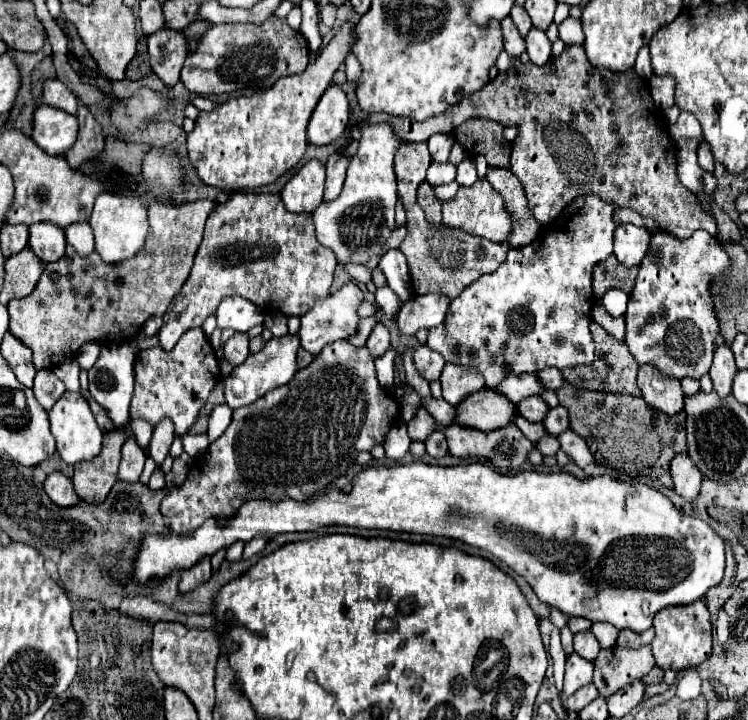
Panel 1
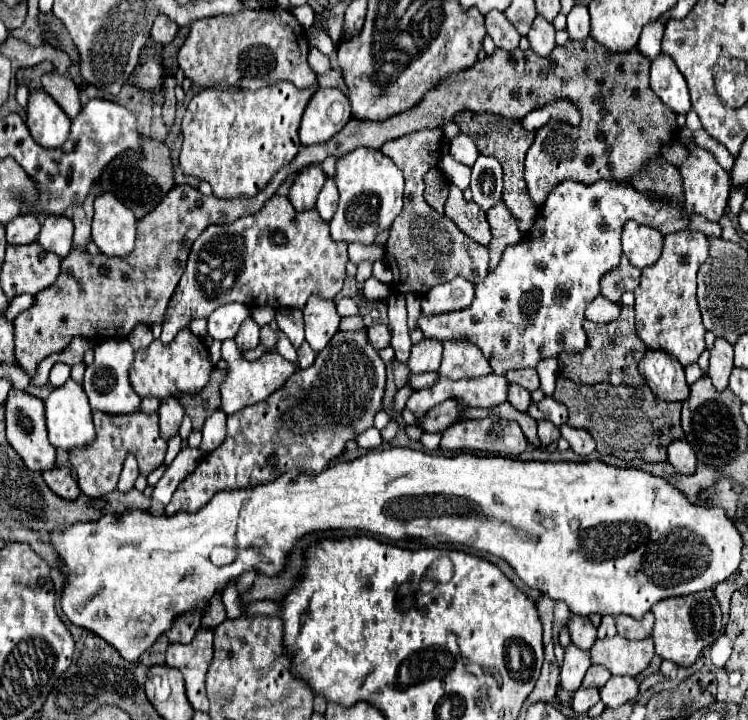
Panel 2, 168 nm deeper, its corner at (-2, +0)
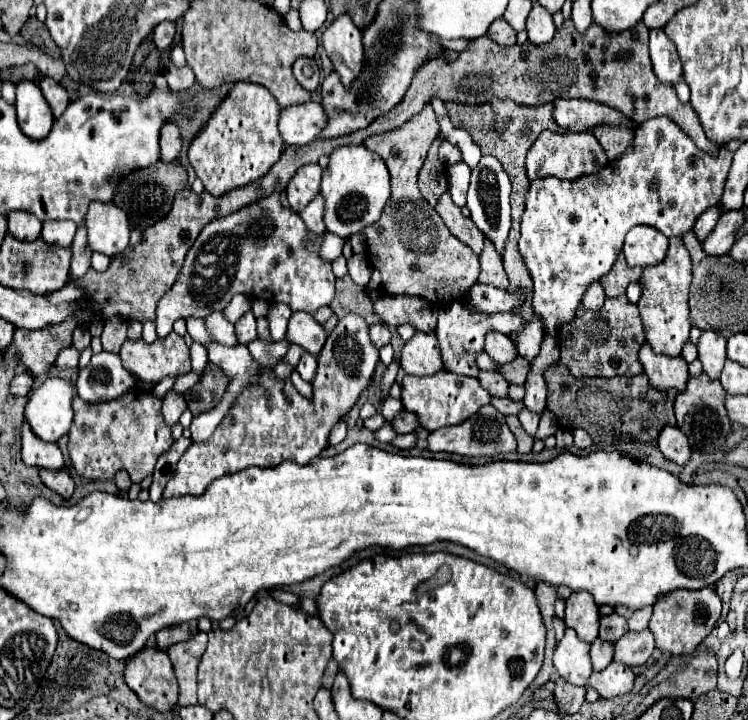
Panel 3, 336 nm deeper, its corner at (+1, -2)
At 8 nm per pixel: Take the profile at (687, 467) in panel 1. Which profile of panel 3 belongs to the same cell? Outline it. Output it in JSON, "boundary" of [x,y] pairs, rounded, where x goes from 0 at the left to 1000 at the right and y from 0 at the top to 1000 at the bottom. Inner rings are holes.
{"boundary":[[[888,592],[888,597],[880,606],[880,622],[893,639],[904,644],[917,644],[922,639],[920,608],[906,592]]]}

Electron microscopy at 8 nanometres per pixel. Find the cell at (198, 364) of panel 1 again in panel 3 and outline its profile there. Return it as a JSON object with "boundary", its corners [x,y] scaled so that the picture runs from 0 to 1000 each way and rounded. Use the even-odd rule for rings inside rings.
{"boundary":[[[235,461],[203,478],[195,478],[190,469],[168,472],[160,497],[166,511],[193,531],[214,531],[222,522],[241,522],[257,514],[251,481]]]}

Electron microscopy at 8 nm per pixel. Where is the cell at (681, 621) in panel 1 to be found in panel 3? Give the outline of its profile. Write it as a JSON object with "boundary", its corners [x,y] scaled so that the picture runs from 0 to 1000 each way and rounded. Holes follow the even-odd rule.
{"boundary":[[[955,817],[936,819],[901,819],[893,831],[880,831],[874,839],[874,853],[869,858],[869,875],[877,886],[877,900],[898,911],[920,911],[930,897],[949,881],[955,867],[963,858],[965,836]]]}

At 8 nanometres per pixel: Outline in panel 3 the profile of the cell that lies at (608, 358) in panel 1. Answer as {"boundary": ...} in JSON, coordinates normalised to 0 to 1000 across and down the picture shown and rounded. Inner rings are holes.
{"boundary":[[[837,411],[810,414],[807,425],[799,431],[783,431],[775,422],[767,444],[749,453],[743,469],[751,486],[749,503],[757,506],[765,522],[770,525],[781,522],[818,525],[824,519],[850,522],[858,517],[853,486],[861,478],[861,456],[853,436],[853,425],[840,419]]]}

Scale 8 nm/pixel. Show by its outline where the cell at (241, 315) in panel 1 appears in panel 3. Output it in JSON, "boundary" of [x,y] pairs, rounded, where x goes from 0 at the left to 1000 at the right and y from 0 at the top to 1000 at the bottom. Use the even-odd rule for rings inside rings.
{"boundary":[[[297,433],[281,436],[275,442],[275,453],[278,453],[278,461],[283,464],[283,469],[289,469],[289,475],[294,475],[299,481],[316,481],[318,478],[316,464],[313,464],[313,453],[305,444],[299,444]]]}

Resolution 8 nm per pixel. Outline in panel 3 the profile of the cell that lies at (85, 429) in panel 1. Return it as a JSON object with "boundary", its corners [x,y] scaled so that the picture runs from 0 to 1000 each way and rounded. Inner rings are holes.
{"boundary":[[[64,525],[51,536],[35,561],[35,586],[43,600],[59,614],[78,614],[96,592],[96,550],[102,547],[99,531],[83,525]]]}

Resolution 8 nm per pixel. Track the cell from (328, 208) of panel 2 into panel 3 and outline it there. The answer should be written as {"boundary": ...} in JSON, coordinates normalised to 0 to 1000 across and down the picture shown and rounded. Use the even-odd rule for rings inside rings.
{"boundary":[[[428,269],[401,294],[401,303],[412,317],[412,331],[422,331],[436,322],[430,308],[430,294],[433,294],[433,275],[428,275]]]}

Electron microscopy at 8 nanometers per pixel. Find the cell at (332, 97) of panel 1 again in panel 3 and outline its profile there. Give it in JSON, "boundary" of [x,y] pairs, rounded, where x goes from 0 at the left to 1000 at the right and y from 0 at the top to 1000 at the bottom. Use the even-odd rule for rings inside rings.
{"boundary":[[[417,139],[385,147],[374,156],[372,178],[380,203],[409,203],[433,178],[433,150]]]}

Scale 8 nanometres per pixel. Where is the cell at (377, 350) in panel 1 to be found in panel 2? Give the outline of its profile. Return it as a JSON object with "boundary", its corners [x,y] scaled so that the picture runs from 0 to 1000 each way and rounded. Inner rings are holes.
{"boundary":[[[501,447],[499,453],[491,456],[491,467],[493,467],[493,475],[496,475],[504,486],[517,483],[520,475],[523,475],[523,461],[520,461],[520,456],[517,456],[515,450],[507,450],[507,447]]]}

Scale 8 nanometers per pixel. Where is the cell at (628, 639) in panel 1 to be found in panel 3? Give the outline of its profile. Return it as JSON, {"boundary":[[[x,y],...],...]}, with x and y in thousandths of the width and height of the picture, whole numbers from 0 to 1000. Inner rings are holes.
{"boundary":[[[824,842],[821,850],[832,853],[832,856],[840,861],[842,875],[853,878],[853,875],[866,872],[866,864],[869,864],[869,856],[872,856],[872,842],[861,842],[861,844],[856,844],[856,847],[842,847],[842,844],[837,844],[837,842]]]}

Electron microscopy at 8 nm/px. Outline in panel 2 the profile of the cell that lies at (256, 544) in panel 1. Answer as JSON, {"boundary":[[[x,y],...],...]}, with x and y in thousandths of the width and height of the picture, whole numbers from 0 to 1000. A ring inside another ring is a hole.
{"boundary":[[[340,792],[325,796],[317,808],[317,821],[320,826],[328,825],[333,817],[338,813],[344,794]]]}

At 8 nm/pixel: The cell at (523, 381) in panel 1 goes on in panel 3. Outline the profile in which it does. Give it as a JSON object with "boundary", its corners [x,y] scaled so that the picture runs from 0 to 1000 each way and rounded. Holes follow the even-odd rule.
{"boundary":[[[591,514],[580,522],[540,522],[537,528],[537,564],[540,569],[559,578],[559,586],[564,594],[580,600],[588,592],[615,589],[631,575],[636,575],[644,564],[655,558],[655,547],[642,536],[636,525],[628,522],[612,522],[607,517]]]}

